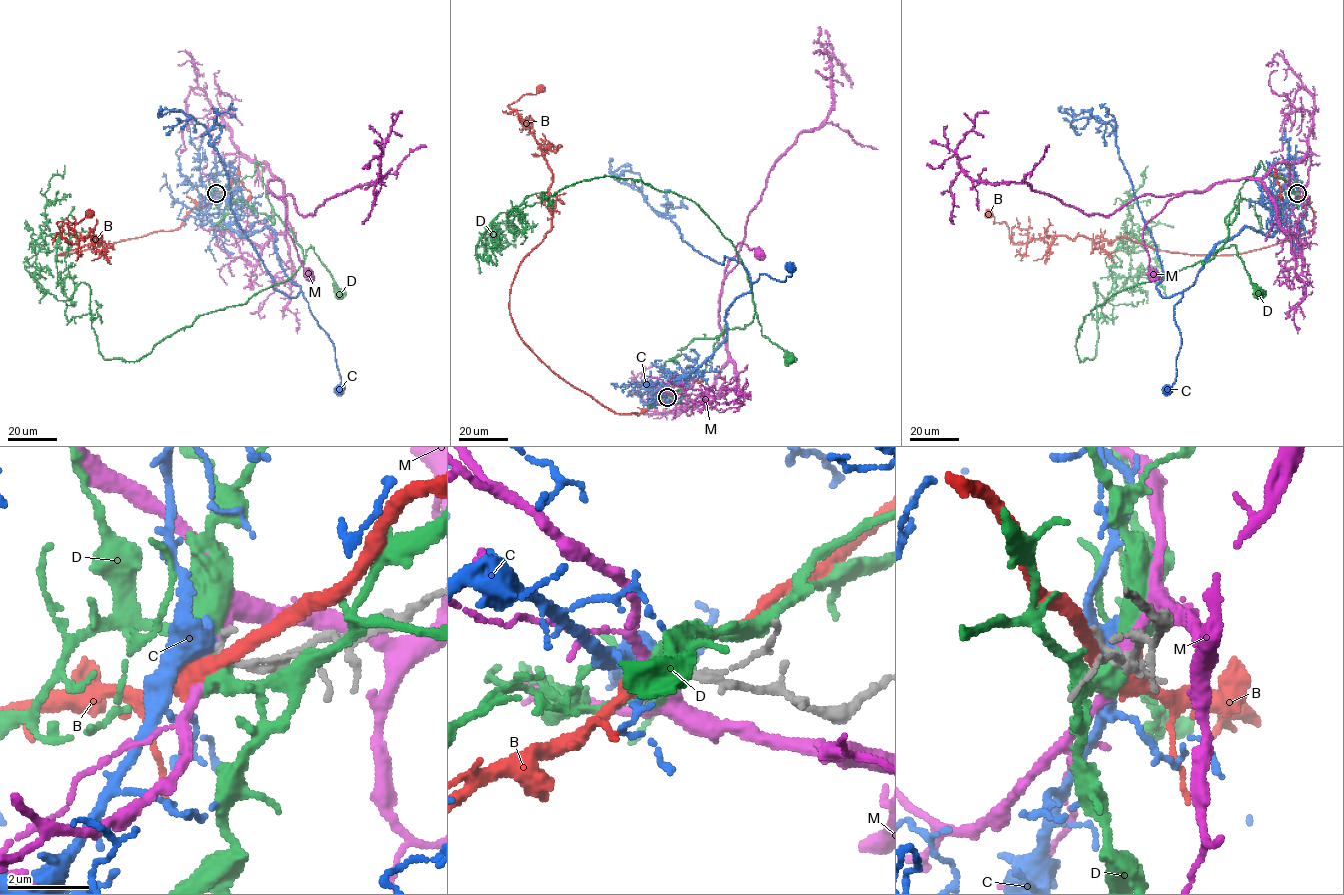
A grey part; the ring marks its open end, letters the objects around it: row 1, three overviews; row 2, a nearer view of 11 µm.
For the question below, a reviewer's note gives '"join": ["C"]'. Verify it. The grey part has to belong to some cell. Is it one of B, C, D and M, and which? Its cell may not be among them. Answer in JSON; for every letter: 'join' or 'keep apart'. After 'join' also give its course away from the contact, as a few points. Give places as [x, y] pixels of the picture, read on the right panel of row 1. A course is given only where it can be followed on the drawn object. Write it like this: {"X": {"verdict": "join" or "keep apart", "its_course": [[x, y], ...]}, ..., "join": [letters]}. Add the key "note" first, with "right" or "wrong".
{"note": "right", "B": {"verdict": "keep apart"}, "C": {"verdict": "join", "its_course": [[1297, 193], [1286, 223], [1271, 235], [1244, 227], [1220, 241], [1183, 291], [1173, 313], [1177, 374], [1167, 389]]}, "D": {"verdict": "keep apart"}, "M": {"verdict": "keep apart"}, "join": ["C"]}

